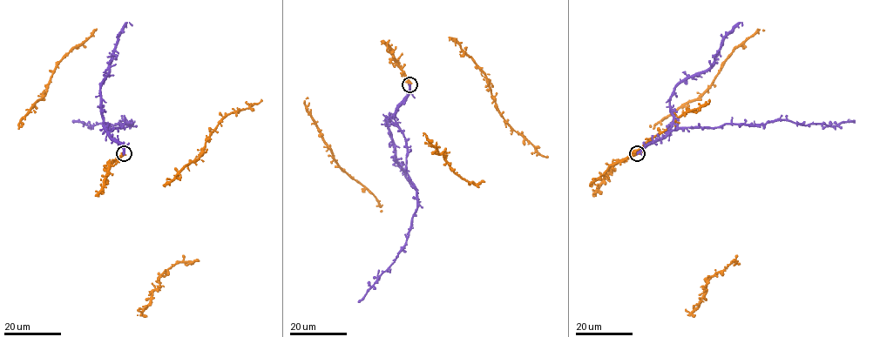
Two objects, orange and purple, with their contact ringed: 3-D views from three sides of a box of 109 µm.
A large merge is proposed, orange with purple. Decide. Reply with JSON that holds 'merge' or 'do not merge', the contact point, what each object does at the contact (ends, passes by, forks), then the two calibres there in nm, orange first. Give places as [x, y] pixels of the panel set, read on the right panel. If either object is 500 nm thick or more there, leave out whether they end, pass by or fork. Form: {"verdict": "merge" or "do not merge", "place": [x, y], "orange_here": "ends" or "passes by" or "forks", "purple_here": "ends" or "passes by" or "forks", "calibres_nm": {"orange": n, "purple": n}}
{"verdict": "merge", "place": [637, 153], "calibres_nm": {"orange": 380, "purple": 500}}

